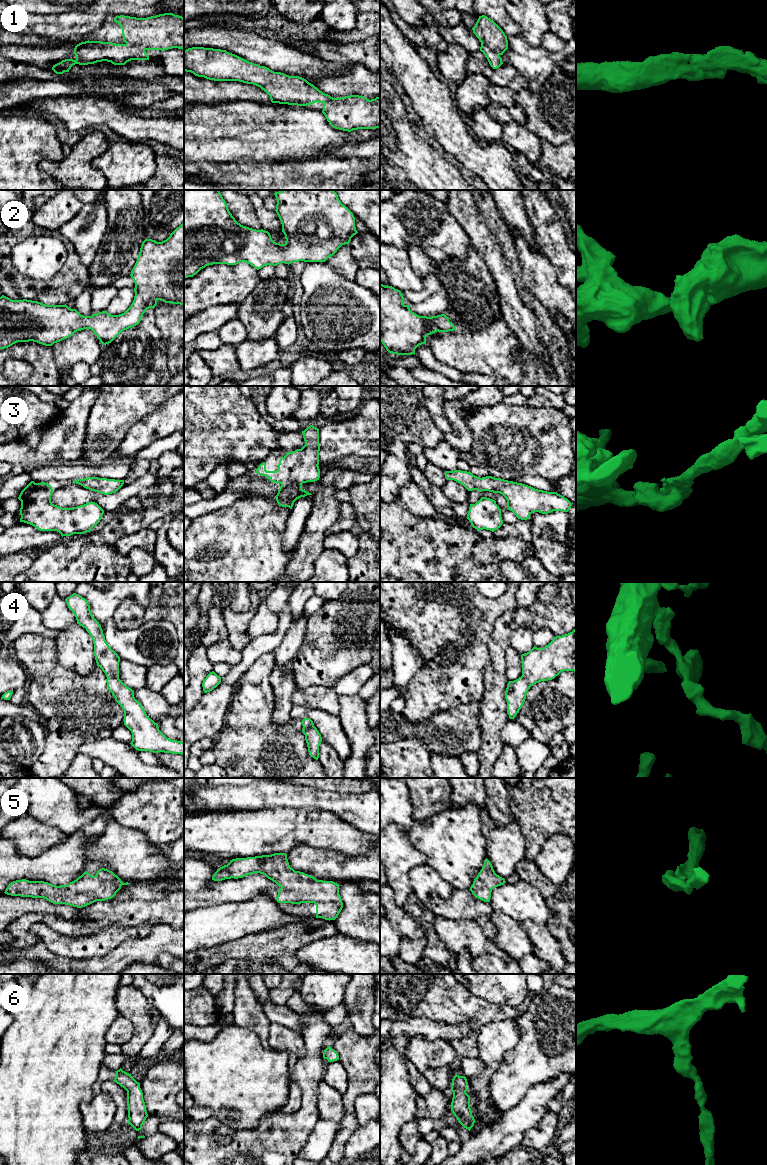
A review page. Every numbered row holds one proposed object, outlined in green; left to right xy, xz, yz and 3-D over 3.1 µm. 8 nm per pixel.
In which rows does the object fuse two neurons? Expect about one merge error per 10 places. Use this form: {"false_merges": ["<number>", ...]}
{"false_merges": []}

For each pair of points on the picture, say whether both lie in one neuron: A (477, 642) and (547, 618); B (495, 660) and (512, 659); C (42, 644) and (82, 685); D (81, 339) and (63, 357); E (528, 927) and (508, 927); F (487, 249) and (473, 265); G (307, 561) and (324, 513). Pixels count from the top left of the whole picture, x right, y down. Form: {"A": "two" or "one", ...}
{"A": "two", "B": "two", "C": "one", "D": "one", "E": "two", "F": "two", "G": "one"}

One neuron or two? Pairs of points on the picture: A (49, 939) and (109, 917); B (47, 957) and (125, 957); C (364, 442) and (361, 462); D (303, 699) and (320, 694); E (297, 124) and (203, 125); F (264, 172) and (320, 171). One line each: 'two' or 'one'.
A: two
B: one
C: two
D: one
E: one
F: one

